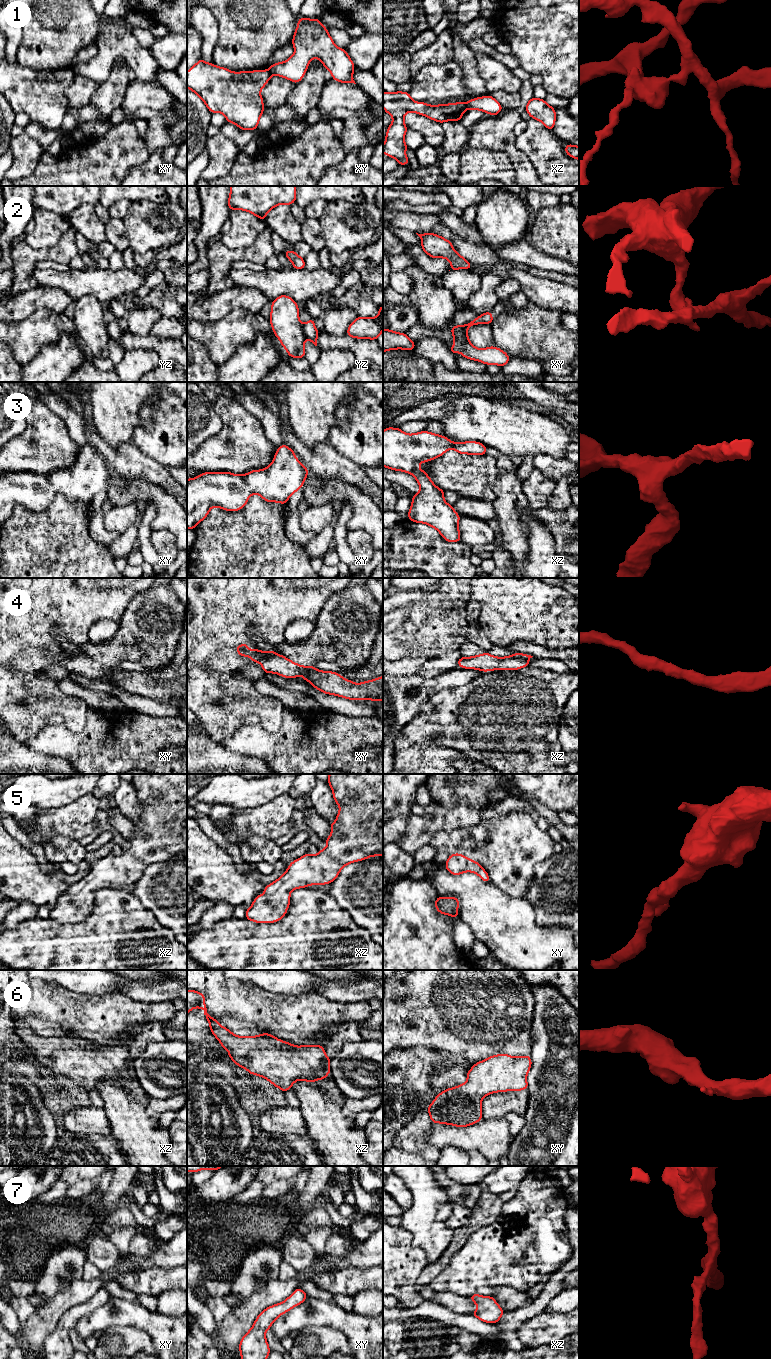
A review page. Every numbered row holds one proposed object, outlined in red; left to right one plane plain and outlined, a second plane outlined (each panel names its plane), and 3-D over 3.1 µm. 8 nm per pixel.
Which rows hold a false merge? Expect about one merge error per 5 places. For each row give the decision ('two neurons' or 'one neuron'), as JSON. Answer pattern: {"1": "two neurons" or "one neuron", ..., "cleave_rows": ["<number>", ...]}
{"1": "two neurons", "2": "two neurons", "3": "one neuron", "4": "one neuron", "5": "one neuron", "6": "one neuron", "7": "one neuron", "cleave_rows": ["1", "2"]}

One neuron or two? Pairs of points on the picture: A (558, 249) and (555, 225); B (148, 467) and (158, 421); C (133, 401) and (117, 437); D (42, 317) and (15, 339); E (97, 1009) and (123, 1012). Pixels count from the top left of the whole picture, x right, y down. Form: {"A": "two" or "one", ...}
{"A": "one", "B": "two", "C": "one", "D": "one", "E": "one"}

